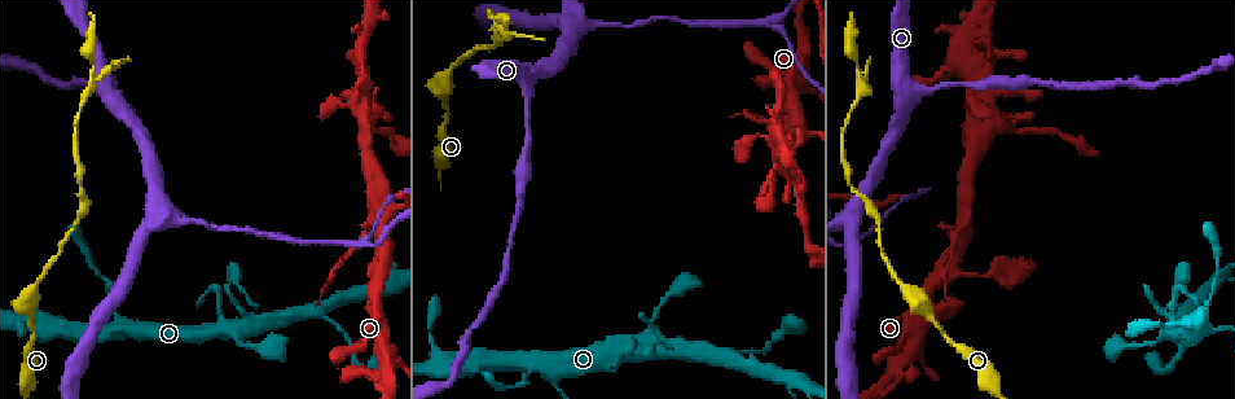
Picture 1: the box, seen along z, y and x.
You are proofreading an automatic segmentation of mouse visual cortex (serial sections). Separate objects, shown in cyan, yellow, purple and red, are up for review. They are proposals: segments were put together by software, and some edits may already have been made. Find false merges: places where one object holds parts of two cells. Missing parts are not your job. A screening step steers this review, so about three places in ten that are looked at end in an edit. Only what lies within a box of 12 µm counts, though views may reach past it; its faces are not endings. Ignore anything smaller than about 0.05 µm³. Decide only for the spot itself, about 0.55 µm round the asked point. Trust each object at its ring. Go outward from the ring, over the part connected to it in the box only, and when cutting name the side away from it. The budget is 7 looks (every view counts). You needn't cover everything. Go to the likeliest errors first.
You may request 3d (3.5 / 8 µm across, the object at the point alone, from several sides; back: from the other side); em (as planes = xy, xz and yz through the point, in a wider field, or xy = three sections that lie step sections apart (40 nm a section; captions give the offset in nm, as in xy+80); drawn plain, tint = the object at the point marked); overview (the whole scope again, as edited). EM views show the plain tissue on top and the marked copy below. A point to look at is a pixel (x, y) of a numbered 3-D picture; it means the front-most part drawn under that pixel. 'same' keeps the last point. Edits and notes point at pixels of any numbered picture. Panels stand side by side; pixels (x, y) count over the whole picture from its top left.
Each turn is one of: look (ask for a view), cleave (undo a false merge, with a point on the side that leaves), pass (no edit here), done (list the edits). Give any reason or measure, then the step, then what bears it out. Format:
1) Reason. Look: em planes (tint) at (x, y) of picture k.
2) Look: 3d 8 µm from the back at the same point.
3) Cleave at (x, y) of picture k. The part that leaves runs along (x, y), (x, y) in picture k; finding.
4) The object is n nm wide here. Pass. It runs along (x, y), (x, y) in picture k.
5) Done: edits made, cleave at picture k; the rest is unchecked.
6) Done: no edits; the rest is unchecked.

Narrows sharply. Look: 3d 3.5 µm at (219, 315) of picture 1.

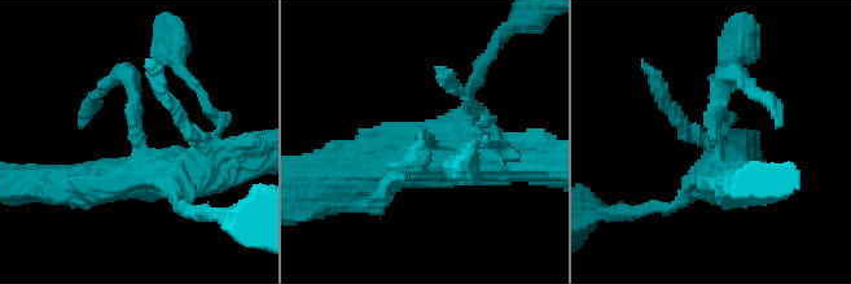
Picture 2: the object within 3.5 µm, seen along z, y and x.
Look: em xy step 3 (tint) at (715, 146) of picture 2.

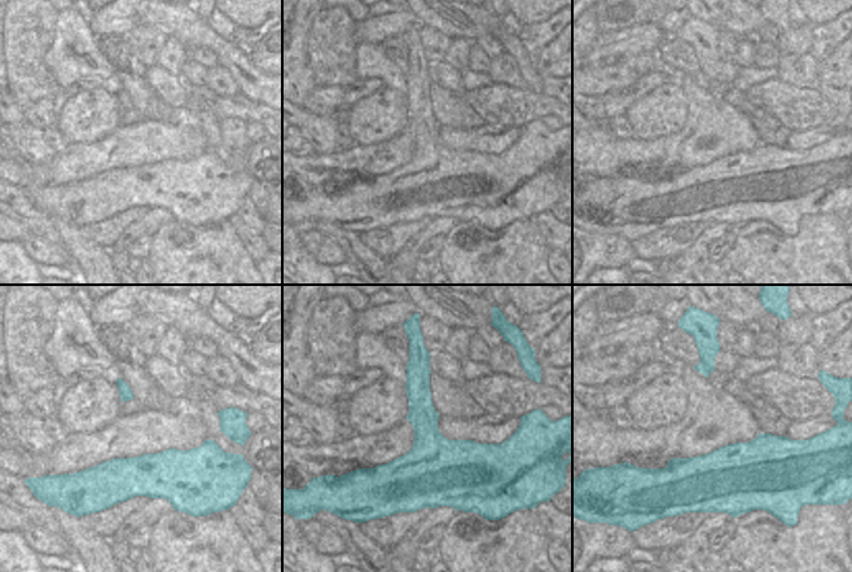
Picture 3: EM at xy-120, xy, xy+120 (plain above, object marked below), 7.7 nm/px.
The object is 420 nm wide here. Pass. It runs along (200, 450), (162, 472), (88, 472) in picture 3; all the same cell.

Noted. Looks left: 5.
Sharp bend. Look: 3d 3.5 µm at (361, 115) of picture 1.

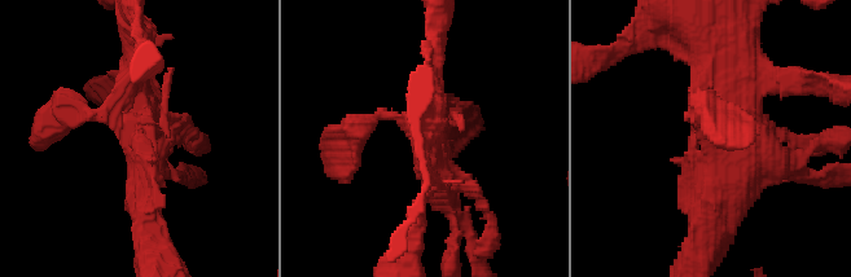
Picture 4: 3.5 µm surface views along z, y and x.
Shape alone is not enough. Look: em xy step 2 (tint) at the same point.

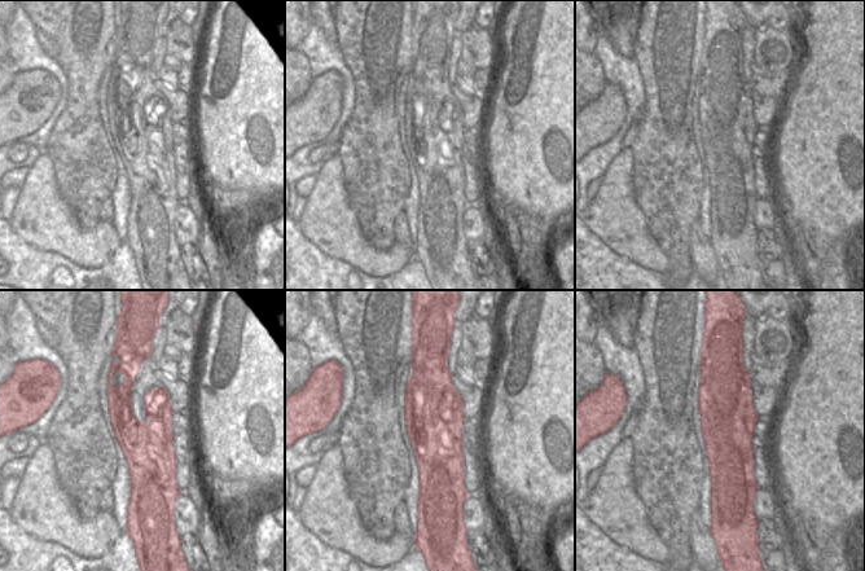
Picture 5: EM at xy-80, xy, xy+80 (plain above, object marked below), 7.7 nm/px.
Pass. Continuous, no second cell.

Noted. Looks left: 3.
Look: 3d 3.5 µm at (664, 18) of picture 1.

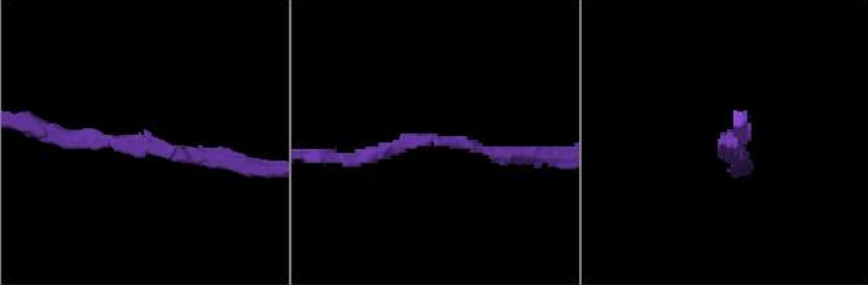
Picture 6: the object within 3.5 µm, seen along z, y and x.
Look: em planes (tint) at (144, 138) of picture 6.

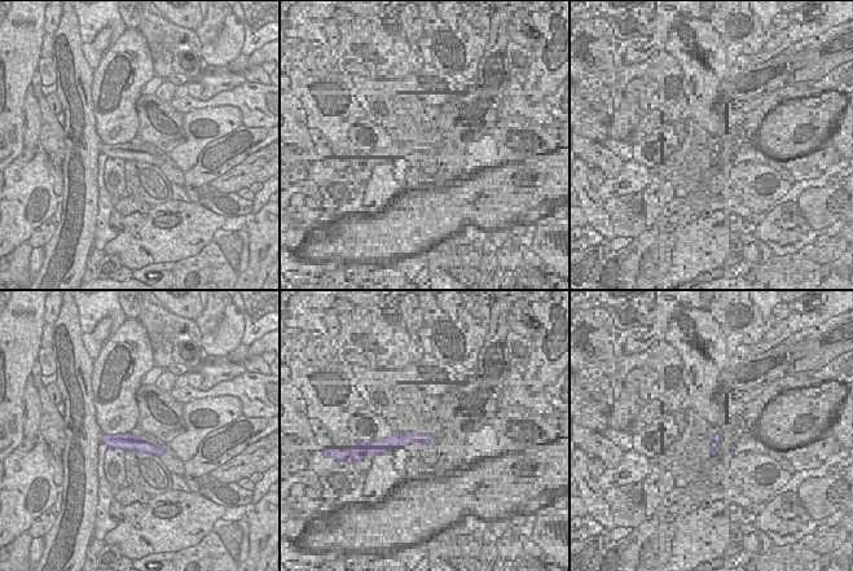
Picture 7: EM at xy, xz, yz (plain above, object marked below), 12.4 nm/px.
The arms are 150, 200 nm wide. Pass. One cell here.

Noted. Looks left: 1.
Done: no edits; the rest is unchecked.

